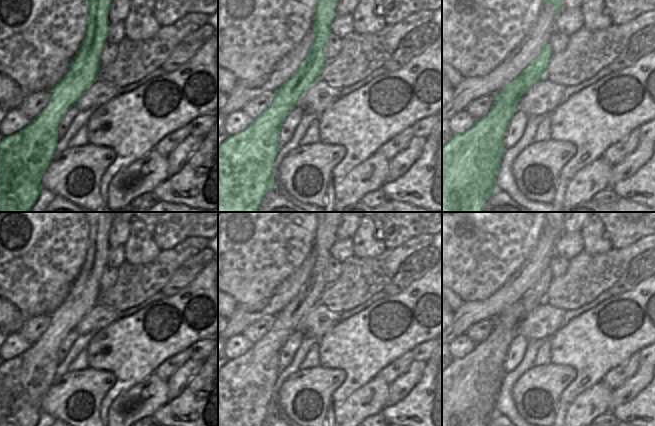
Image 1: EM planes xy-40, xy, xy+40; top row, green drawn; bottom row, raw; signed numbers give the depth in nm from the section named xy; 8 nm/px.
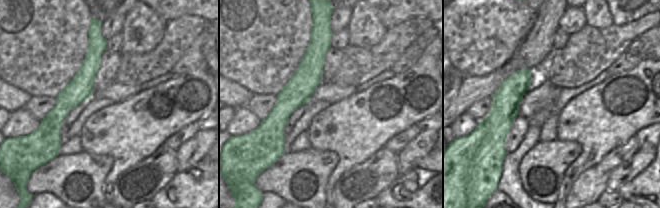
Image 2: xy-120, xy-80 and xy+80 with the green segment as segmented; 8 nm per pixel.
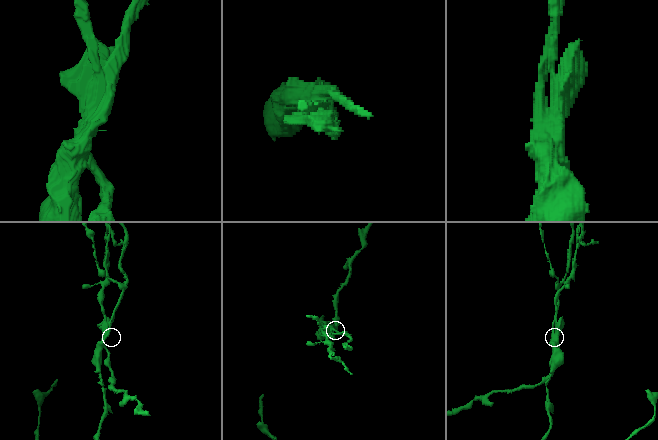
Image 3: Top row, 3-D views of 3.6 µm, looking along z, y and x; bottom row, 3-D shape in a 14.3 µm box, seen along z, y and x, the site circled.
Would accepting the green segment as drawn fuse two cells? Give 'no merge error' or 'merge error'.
merge error

